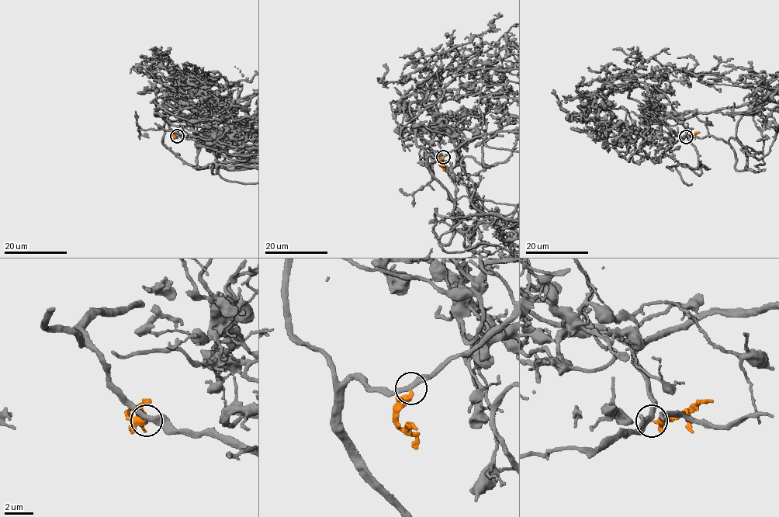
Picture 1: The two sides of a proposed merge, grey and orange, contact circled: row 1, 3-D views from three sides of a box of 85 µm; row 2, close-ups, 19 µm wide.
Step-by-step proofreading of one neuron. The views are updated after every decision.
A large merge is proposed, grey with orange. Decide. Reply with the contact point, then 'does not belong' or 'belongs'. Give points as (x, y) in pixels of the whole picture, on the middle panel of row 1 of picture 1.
place (443, 157); does not belong

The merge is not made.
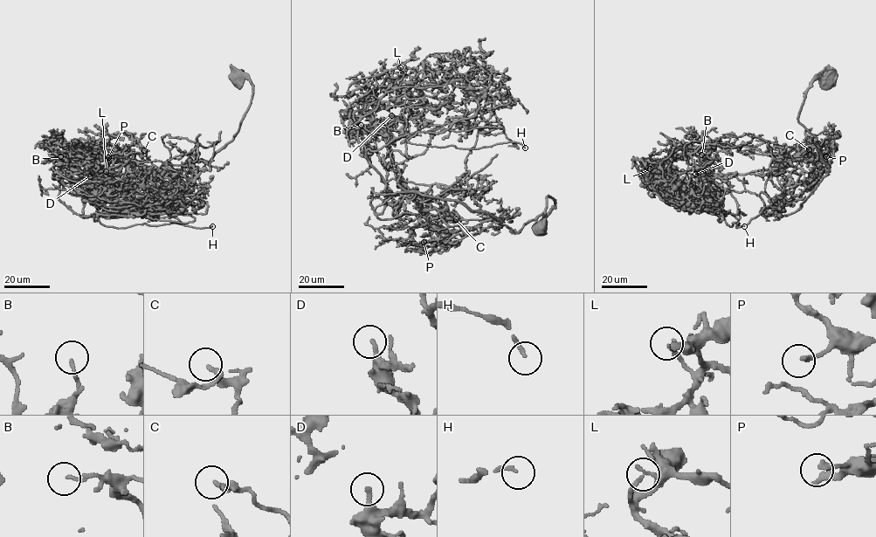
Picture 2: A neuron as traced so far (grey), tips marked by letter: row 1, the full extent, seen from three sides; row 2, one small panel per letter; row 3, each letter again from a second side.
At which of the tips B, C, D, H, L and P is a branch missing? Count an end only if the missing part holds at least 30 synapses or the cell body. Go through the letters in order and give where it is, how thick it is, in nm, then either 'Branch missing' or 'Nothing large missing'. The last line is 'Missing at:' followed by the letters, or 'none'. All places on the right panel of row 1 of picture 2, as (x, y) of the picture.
B: Place: (701, 154). Thickness 120 nm. Nothing large missing
C: Place: (809, 149). Thickness 190 nm. Nothing large missing
D: Place: (695, 174). Thickness 200 nm. Branch missing
H: Place: (744, 226). Thickness 170 nm. Branch missing
L: Place: (650, 168). Thickness 180 nm. Branch missing
P: Place: (826, 156). Thickness 190 nm. Nothing large missing
Missing at: D, H, L

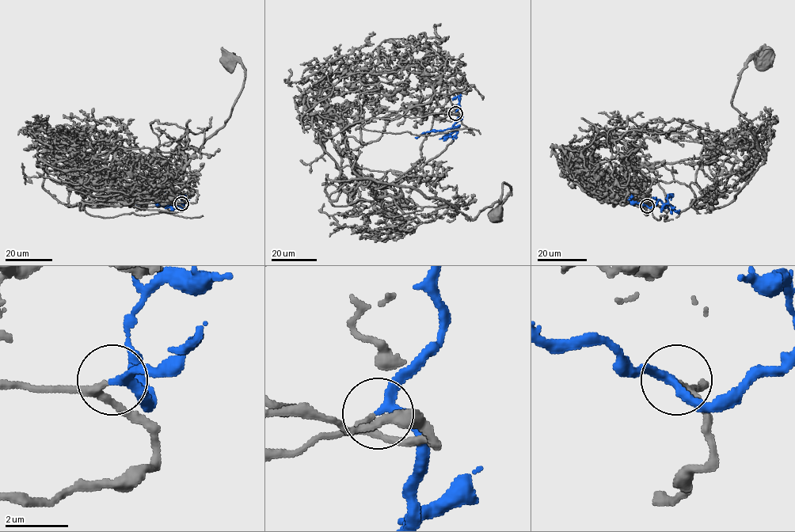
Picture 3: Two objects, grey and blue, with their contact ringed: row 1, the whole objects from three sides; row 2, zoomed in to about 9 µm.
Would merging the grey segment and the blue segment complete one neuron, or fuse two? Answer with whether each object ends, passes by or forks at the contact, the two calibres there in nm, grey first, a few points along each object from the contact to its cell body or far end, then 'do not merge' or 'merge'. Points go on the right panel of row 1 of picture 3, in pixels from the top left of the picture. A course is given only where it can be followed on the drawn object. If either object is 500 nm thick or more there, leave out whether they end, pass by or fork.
grey passes by; blue passes by; calibres 220 and 240 nm; course grey (647, 206), (676, 180), (695, 207), (721, 207), (763, 162), (732, 100), (766, 58); course blue (647, 206), (652, 207), (659, 199), (663, 207), (663, 205), (667, 207); merge

